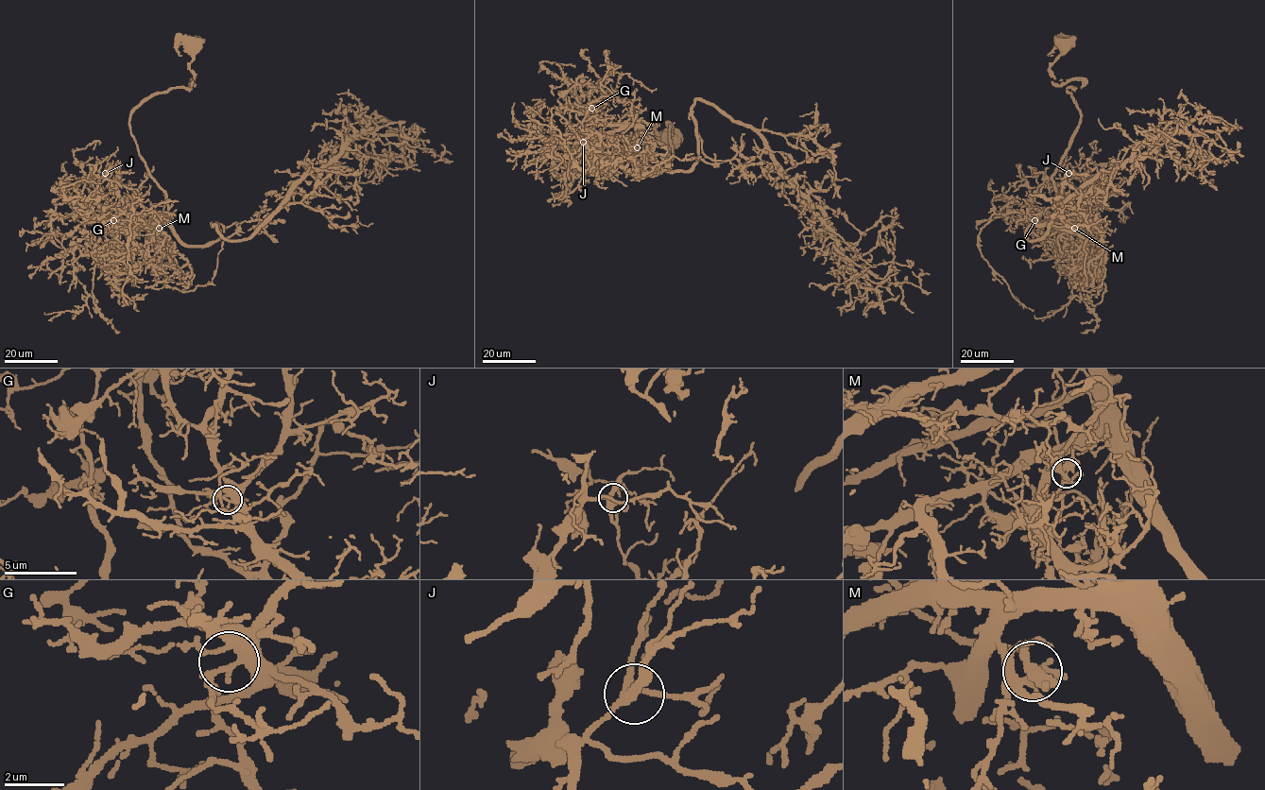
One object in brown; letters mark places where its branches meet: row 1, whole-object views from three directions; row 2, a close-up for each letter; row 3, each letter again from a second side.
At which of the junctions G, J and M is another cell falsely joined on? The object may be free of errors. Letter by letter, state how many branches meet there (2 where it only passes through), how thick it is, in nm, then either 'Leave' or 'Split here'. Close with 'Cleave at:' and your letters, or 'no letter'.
G: Branches: 5. Thickness 300 nm. Leave
J: Branches: 4. Thickness 320 nm. Leave
M: Branches: 5. Thickness 320 nm. Split here
Cleave at: M

